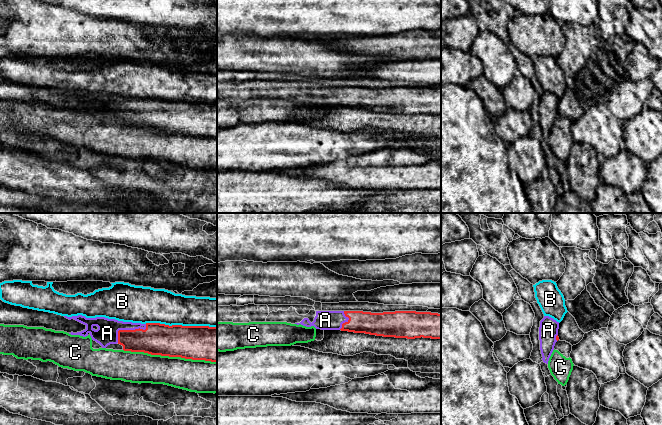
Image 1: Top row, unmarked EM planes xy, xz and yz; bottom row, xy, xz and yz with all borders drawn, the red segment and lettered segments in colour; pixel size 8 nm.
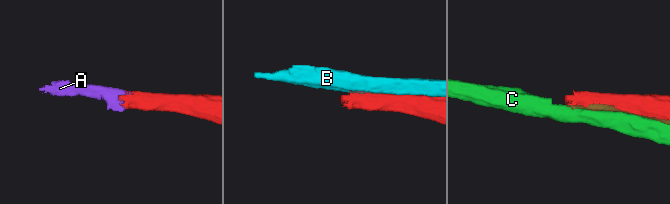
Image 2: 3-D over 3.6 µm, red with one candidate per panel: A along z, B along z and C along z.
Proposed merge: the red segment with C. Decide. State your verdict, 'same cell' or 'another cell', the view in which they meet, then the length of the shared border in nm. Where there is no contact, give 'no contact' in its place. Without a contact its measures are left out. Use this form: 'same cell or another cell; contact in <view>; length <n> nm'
another cell; contact in xy; length 750 nm

